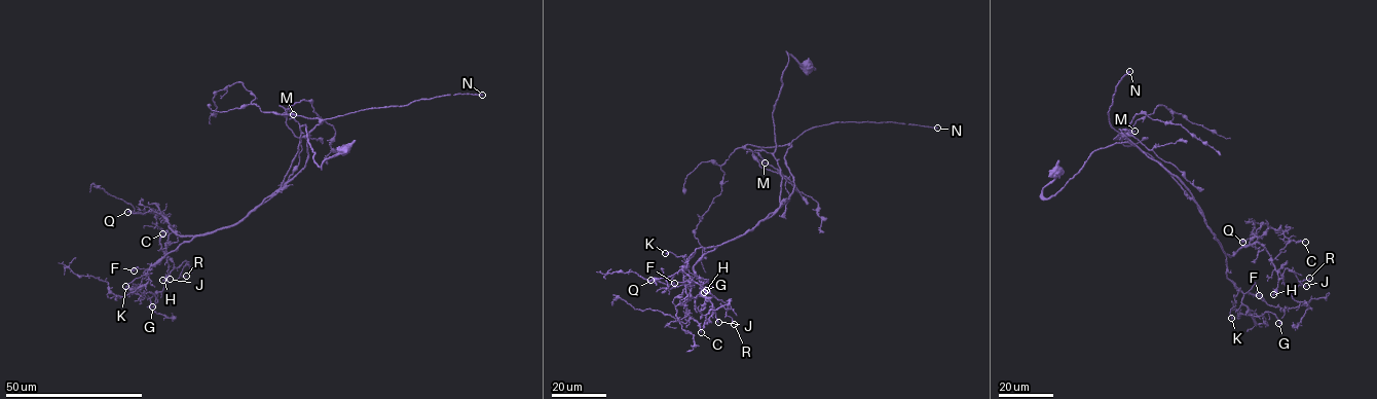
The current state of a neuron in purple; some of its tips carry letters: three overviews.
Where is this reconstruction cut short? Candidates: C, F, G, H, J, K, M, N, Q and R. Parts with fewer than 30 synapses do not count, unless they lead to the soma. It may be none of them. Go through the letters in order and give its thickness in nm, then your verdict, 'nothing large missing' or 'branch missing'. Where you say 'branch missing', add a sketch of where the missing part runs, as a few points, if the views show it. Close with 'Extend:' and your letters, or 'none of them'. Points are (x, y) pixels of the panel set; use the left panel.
C: calibre 120 nm; nothing large missing
F: calibre 110 nm; nothing large missing
G: calibre 120 nm; nothing large missing
H: calibre 160 nm; nothing large missing
J: calibre 180 nm; nothing large missing
K: calibre 150 nm; nothing large missing
M: calibre 110 nm; nothing large missing
N: calibre 220 nm; nothing large missing
Q: calibre 200 nm; nothing large missing
R: calibre 110 nm; nothing large missing
Extend: none of them

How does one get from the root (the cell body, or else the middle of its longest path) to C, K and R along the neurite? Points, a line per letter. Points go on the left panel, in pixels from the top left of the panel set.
C: (344, 148), (321, 169), (301, 127), (281, 188), (236, 224), (180, 236), (157, 211), (162, 233)
K: (344, 148), (321, 169), (306, 127), (301, 127), (298, 150), (278, 190), (236, 224), (182, 243), (125, 286)
R: (344, 148), (321, 169), (301, 127), (281, 188), (236, 224), (170, 226), (186, 276)

